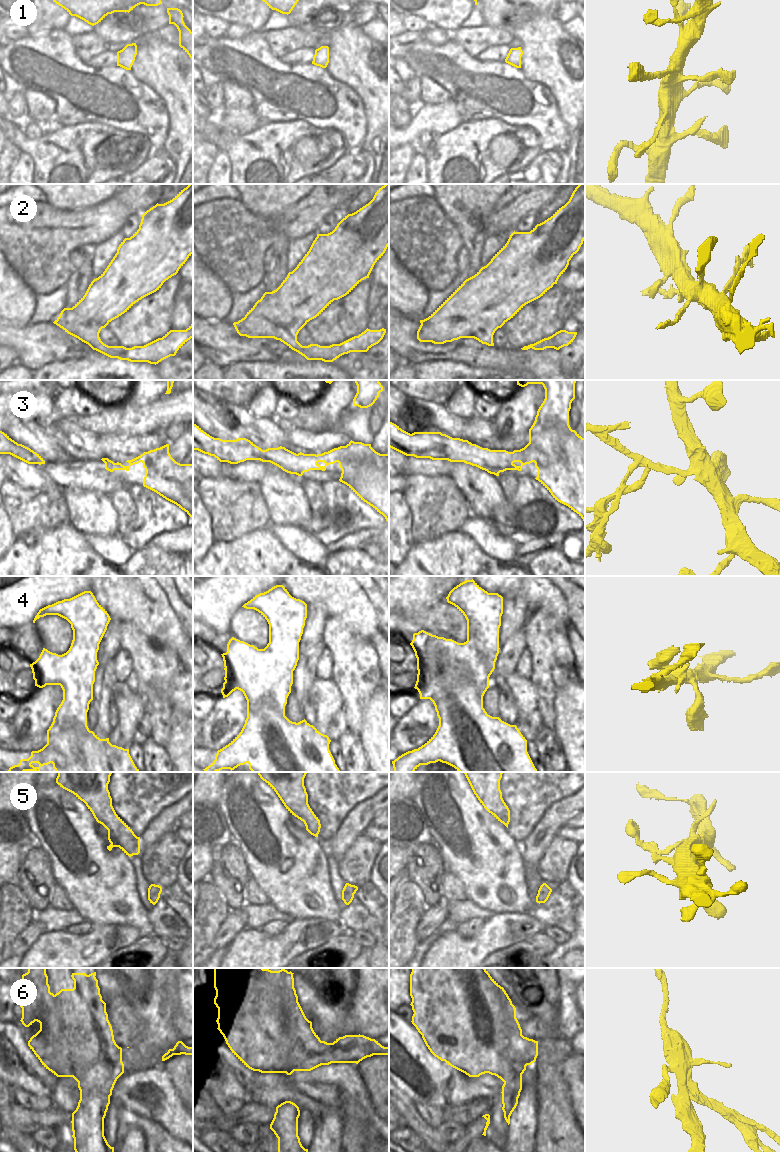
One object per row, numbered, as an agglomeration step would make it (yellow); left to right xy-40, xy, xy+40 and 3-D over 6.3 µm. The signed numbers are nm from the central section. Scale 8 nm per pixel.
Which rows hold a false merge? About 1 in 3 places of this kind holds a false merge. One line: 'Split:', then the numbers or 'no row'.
Split: 3, 4, 6

